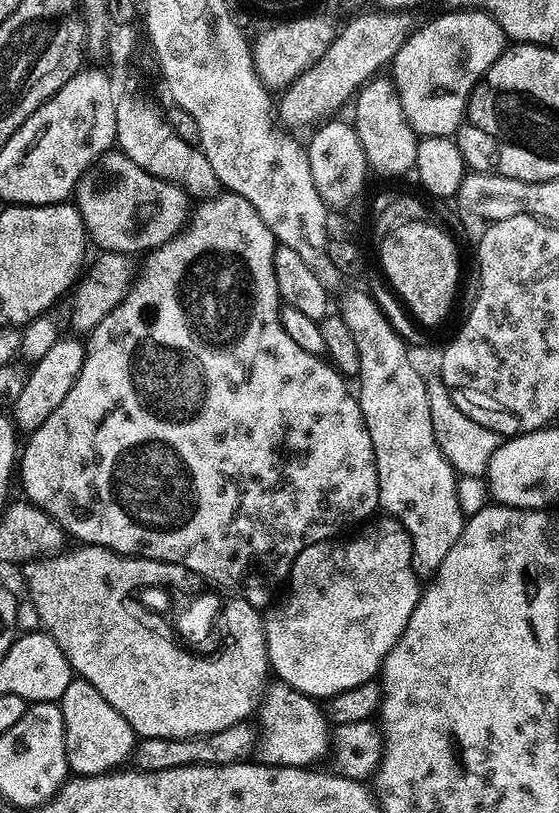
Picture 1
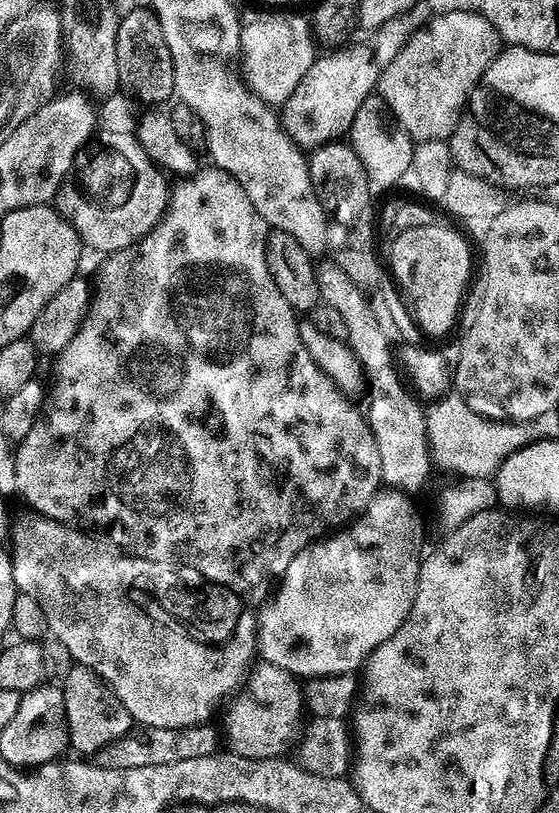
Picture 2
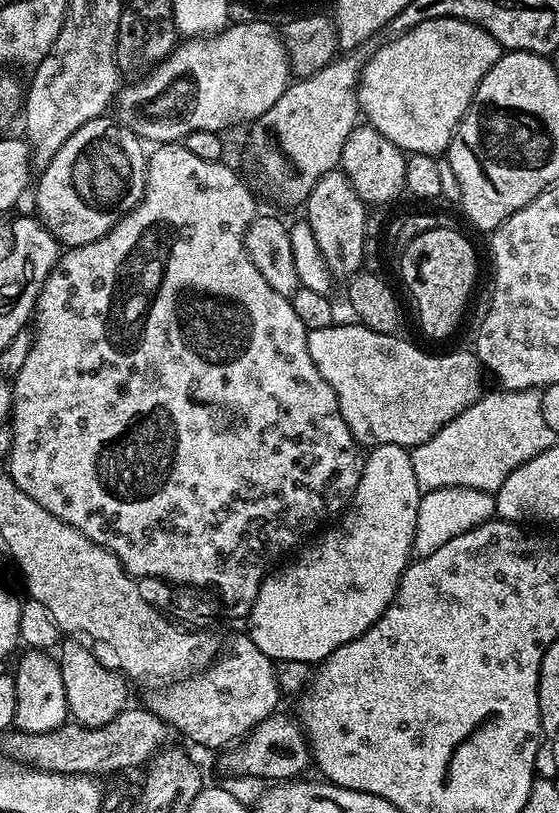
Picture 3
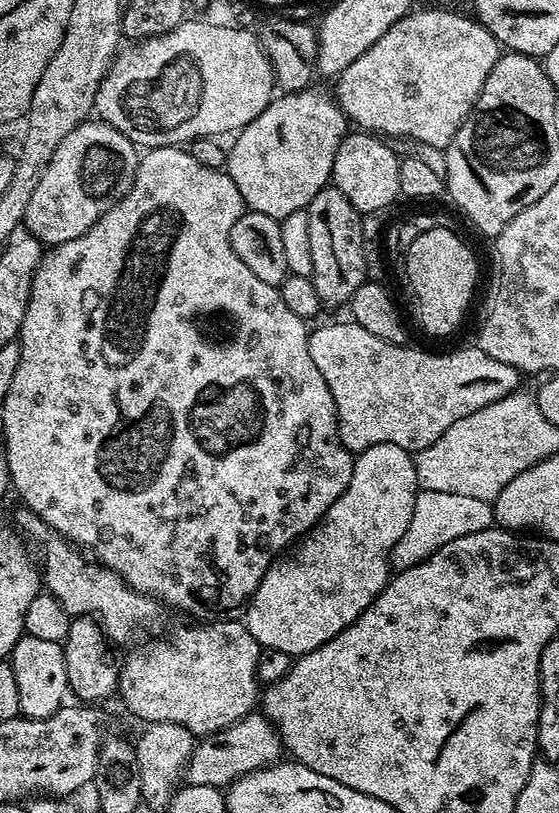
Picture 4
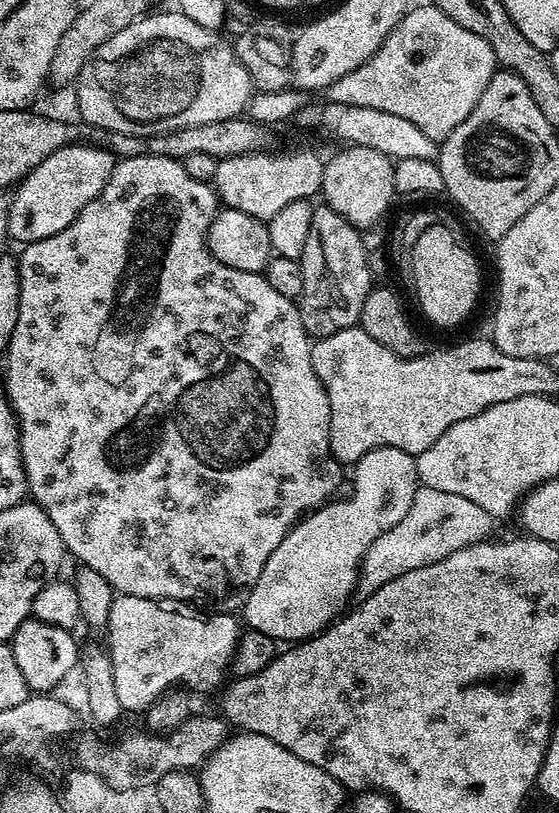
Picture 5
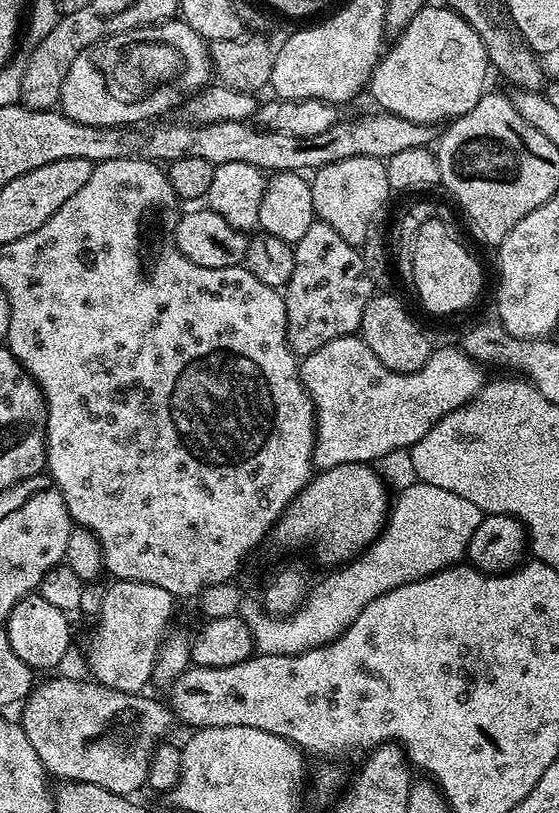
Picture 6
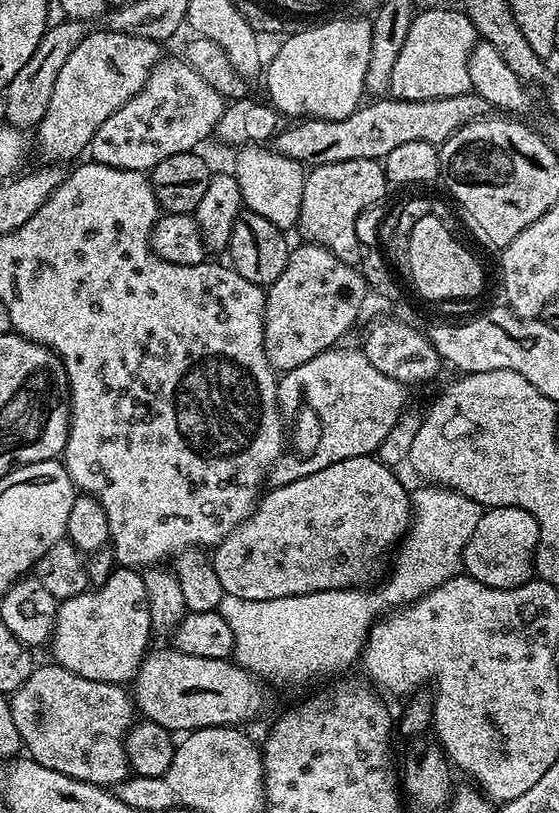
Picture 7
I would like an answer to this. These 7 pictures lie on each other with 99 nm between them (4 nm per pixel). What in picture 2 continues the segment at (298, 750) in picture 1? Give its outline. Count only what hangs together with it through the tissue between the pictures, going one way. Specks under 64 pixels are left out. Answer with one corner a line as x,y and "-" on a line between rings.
257,663
247,673
242,690
237,691
230,702
232,705
224,716
224,732
222,728
227,751
255,760
279,757
302,713
302,690
297,677
273,664

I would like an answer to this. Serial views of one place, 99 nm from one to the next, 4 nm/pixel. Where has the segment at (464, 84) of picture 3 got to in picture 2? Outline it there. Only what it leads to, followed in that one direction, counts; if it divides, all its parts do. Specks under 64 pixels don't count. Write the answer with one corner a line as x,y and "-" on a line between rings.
477,12
442,14
415,32
410,42
398,50
394,62
380,76
378,95
391,119
413,141
448,140
468,107
468,95
501,51
498,30

